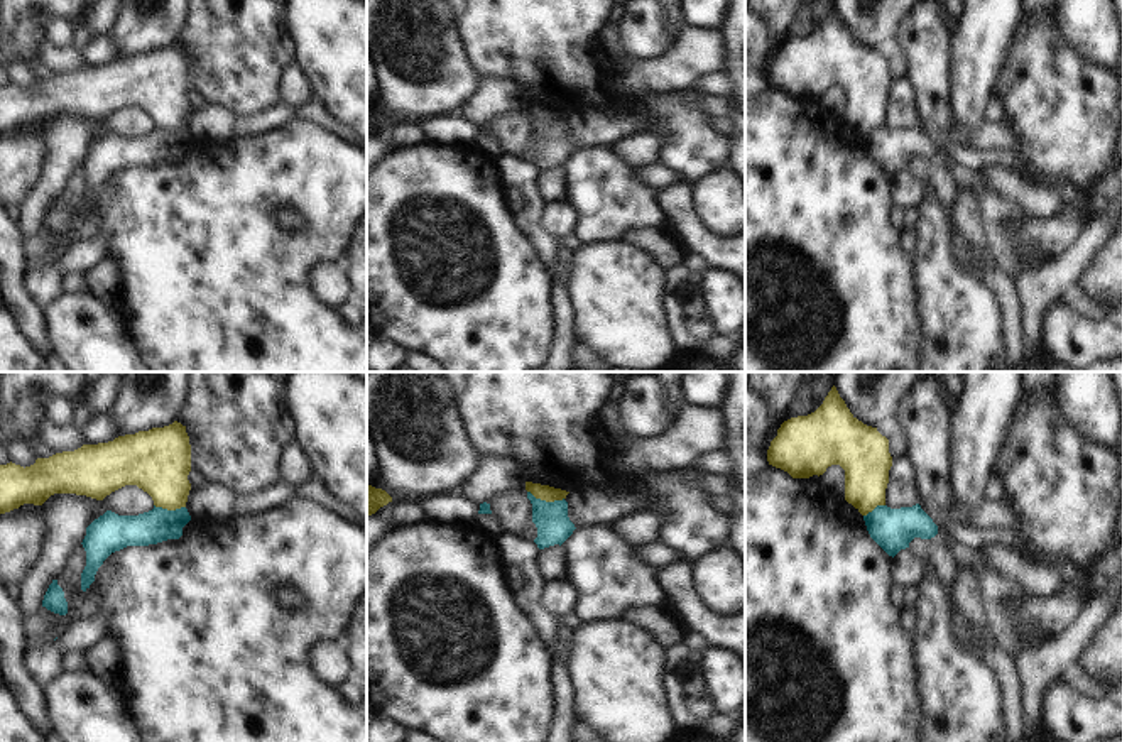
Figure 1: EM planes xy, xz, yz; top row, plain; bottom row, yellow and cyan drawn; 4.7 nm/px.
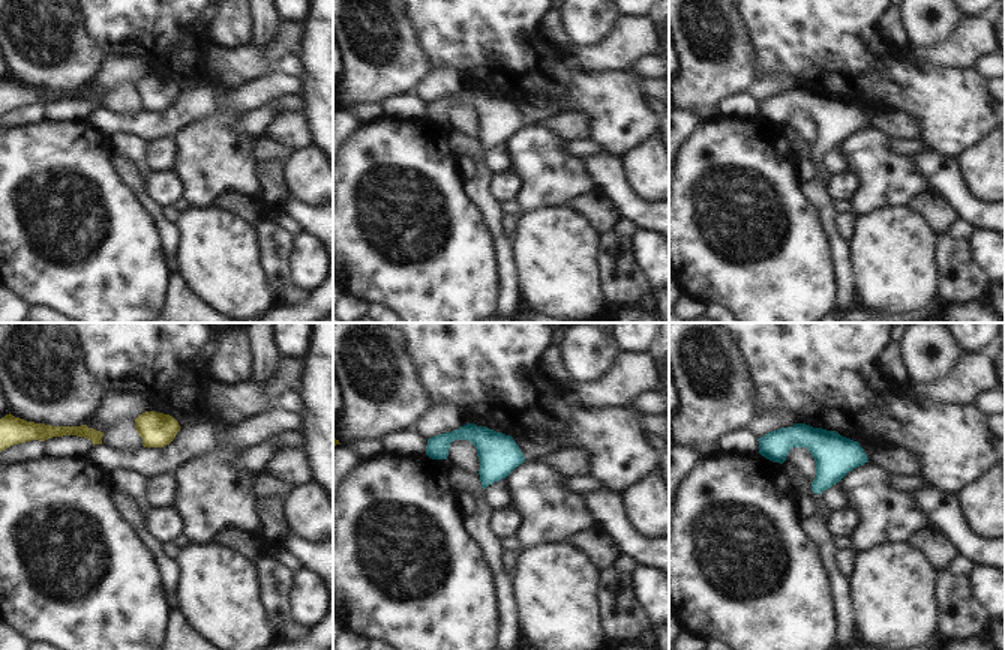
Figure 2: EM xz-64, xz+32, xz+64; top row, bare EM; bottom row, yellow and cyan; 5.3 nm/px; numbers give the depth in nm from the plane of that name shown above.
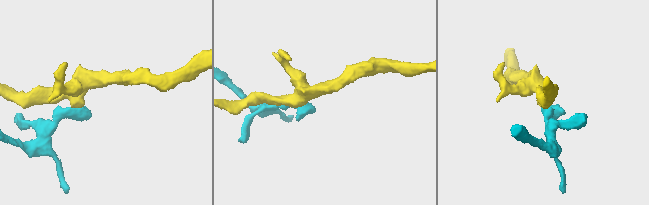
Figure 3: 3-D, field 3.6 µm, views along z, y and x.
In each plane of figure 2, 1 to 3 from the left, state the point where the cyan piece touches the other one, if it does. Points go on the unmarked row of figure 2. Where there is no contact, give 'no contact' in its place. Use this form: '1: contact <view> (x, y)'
1: no contact
2: no contact
3: no contact

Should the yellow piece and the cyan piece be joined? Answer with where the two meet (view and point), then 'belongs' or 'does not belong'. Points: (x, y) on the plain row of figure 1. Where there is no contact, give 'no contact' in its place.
xz (546, 122) | does not belong

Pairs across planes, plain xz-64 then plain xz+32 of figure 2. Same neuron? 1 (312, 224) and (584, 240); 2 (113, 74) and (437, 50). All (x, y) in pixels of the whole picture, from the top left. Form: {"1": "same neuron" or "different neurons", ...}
{"1": "different neurons", "2": "different neurons"}

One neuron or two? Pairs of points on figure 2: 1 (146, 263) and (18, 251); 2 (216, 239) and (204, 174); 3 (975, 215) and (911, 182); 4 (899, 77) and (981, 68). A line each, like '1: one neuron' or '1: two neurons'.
1: one neuron
2: two neurons
3: two neurons
4: two neurons

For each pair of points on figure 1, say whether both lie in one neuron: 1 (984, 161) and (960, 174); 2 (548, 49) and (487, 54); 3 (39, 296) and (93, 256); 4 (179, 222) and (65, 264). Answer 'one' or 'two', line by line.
1: two
2: one
3: one
4: two

